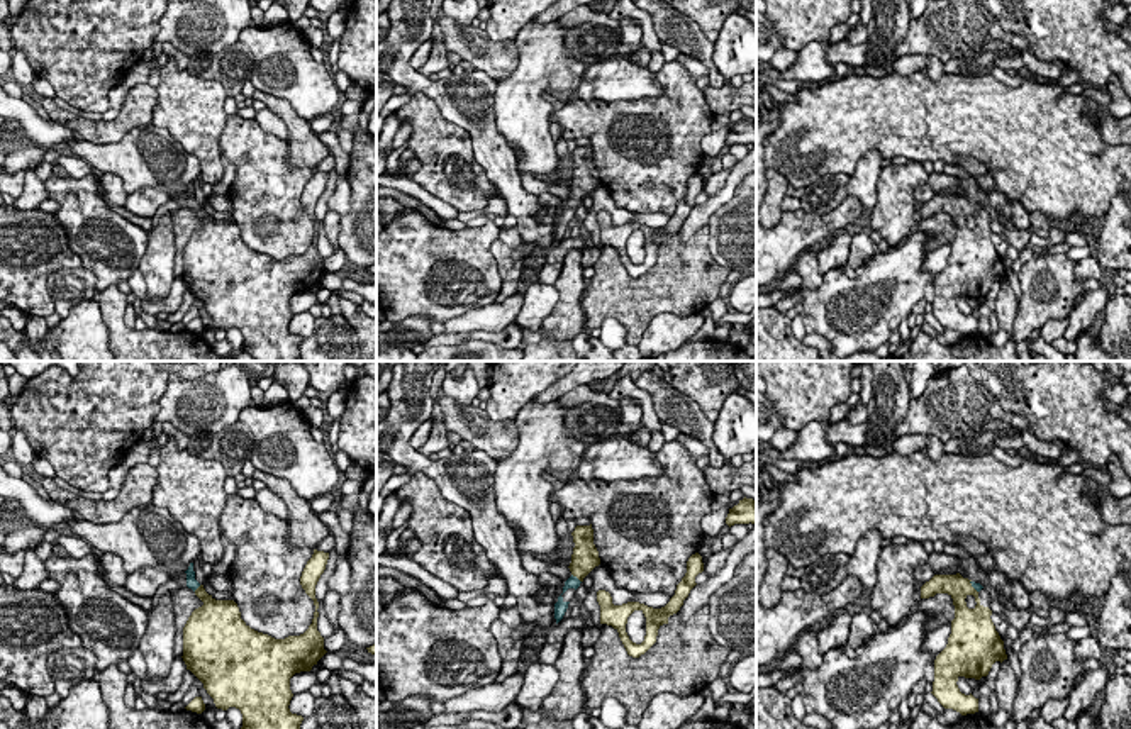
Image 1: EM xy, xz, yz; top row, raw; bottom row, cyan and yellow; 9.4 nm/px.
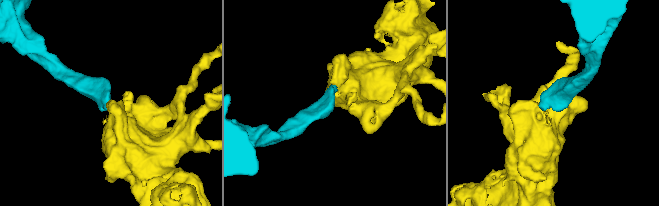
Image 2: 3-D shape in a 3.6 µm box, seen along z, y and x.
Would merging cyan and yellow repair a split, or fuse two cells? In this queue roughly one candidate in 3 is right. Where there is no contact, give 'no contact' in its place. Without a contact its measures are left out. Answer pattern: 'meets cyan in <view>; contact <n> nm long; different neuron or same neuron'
meets cyan in xz; contact 130 nm long; same neuron

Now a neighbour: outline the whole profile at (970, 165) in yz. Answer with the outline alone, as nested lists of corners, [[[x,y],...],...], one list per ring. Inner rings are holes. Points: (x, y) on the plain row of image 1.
[[[956,154],[956,164],[958,164],[958,168],[963,168],[972,176],[987,175],[987,164],[980,163],[975,158],[967,158],[967,156]]]

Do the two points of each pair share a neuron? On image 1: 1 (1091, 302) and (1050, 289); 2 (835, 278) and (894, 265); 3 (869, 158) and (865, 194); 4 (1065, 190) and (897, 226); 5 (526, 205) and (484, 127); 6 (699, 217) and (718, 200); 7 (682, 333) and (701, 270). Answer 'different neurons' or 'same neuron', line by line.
1: different neurons
2: same neuron
3: same neuron
4: different neurons
5: same neuron
6: same neuron
7: different neurons

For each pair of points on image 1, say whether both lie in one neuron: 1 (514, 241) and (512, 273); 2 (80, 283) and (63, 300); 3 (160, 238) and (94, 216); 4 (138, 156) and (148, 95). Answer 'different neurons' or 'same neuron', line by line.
1: same neuron
2: same neuron
3: different neurons
4: different neurons

